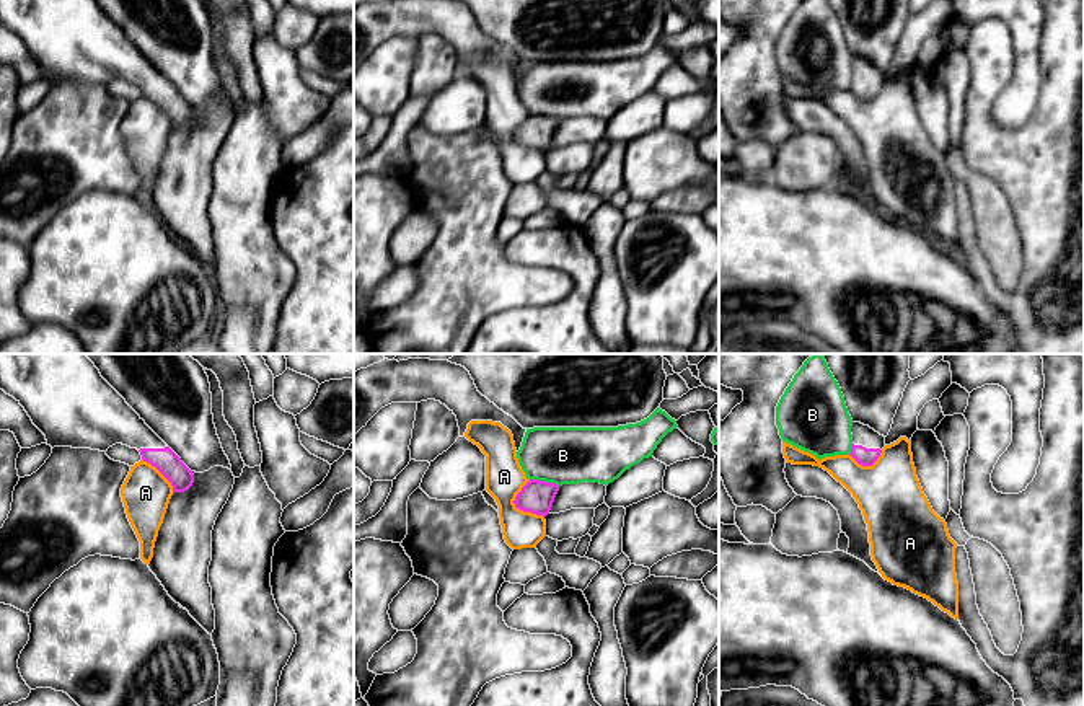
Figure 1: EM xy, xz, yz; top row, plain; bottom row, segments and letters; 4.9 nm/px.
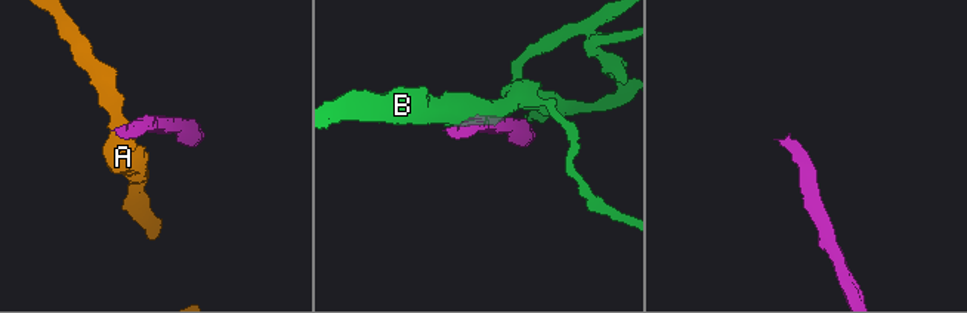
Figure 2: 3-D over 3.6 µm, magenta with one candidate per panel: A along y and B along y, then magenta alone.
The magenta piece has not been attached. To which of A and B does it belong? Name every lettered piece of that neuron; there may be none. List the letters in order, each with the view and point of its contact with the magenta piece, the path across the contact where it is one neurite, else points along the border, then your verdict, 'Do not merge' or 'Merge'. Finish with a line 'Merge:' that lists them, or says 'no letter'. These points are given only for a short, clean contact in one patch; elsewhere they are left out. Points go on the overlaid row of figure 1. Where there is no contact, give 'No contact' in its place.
A: Touches magenta at xz (517, 507). Boundary: xz (528, 480), (514, 504), (543, 517). Do not merge
B: Touches magenta at xz (545, 481). Do not merge
Merge: no letter

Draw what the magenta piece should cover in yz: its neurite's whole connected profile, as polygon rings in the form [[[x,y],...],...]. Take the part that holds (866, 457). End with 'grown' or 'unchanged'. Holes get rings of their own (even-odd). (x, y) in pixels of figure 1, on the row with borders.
[[[853,422],[853,447],[851,457],[862,466],[872,466],[885,447],[885,437],[864,426],[861,422]]]; grown

